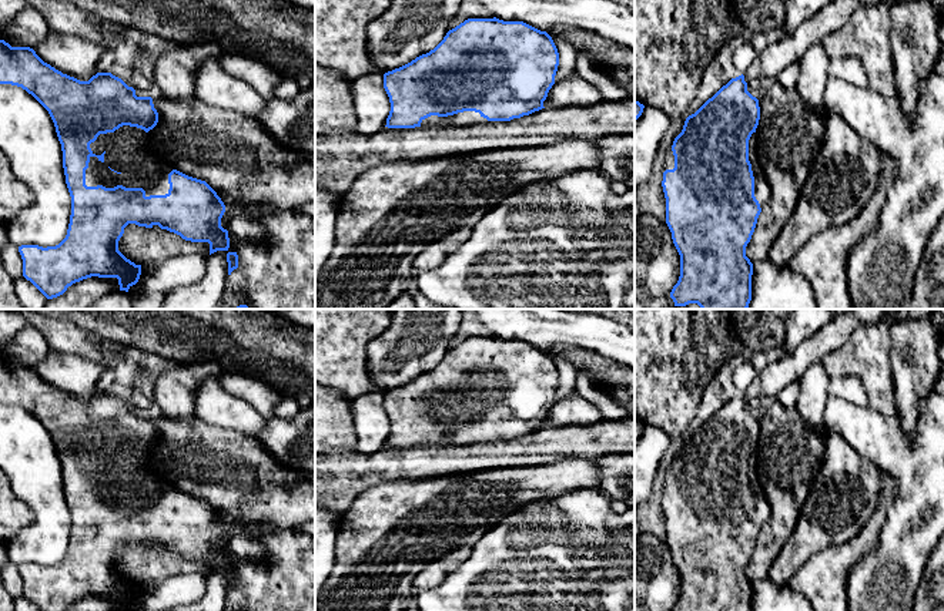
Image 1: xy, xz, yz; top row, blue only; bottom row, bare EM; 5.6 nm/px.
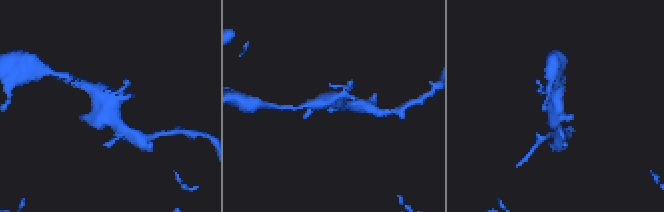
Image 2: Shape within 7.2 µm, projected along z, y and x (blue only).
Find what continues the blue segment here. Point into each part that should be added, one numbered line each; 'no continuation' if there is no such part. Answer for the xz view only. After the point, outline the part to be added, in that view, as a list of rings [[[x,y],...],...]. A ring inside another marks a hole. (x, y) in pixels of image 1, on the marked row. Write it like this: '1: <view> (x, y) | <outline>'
1: xz (465, 118) | [[[463,111],[448,117],[431,115],[422,120],[421,127],[468,127],[471,124],[488,124],[489,121],[483,118],[479,113],[475,111]]]

